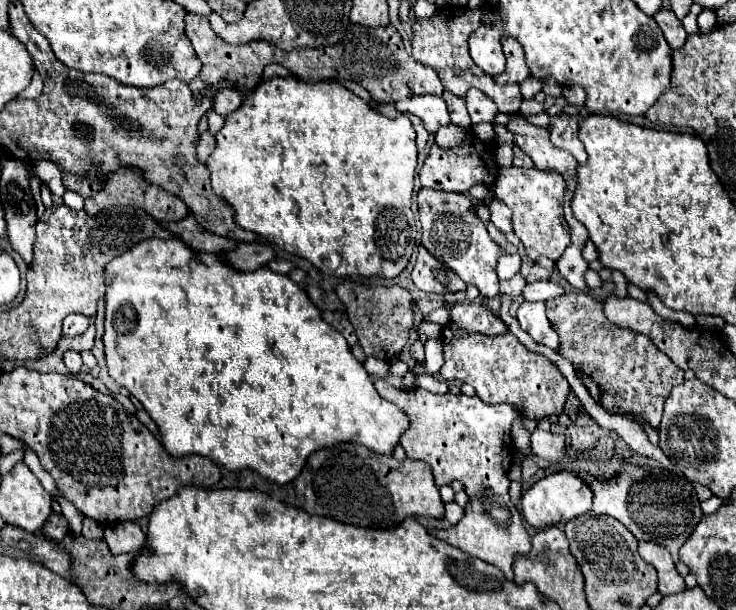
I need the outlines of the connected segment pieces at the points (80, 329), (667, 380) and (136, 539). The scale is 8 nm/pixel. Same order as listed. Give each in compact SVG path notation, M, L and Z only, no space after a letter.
M70 314L64 318L62 324L62 332L66 336L80 336L86 332L86 328L88 328L88 318L82 314Z
M566 292L562 296L550 298L546 302L546 310L548 310L548 320L556 326L556 332L560 336L558 354L568 358L574 364L576 374L584 382L584 386L588 388L590 396L600 406L604 406L608 412L614 412L616 408L624 410L624 412L634 412L634 414L642 416L644 420L648 420L654 428L658 428L660 418L662 418L664 400L668 398L672 386L684 382L684 372L670 358L666 358L650 342L650 338L646 338L644 334L636 334L628 328L620 328L620 326L612 324L604 316L602 304L598 300L594 300L592 296L588 296L586 292Z
M122 522L104 528L104 542L114 554L126 554L126 552L136 554L144 546L144 540L146 534L134 522Z

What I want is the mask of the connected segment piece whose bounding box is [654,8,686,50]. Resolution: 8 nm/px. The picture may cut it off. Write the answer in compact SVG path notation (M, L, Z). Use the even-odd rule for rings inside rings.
M662 8L660 12L656 12L654 20L656 20L658 26L662 28L664 38L666 38L666 42L672 46L672 50L678 50L678 48L686 42L684 26L682 26L682 22L672 14L672 10Z

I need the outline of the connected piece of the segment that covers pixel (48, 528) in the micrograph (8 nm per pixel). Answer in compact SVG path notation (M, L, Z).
M50 514L50 518L42 526L42 534L48 540L56 540L58 542L60 538L64 538L66 532L68 532L68 522L60 514Z

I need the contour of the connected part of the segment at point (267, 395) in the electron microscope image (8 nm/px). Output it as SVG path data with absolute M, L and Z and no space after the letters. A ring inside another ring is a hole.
M150 238L150 240L138 242L136 246L132 246L132 250L116 256L108 264L104 354L106 354L108 374L142 402L144 410L156 422L160 442L162 442L164 450L168 450L168 454L172 454L172 456L200 454L200 456L212 458L214 462L226 466L232 472L250 468L250 470L258 472L260 476L264 476L272 482L278 482L278 484L286 484L292 478L296 478L302 472L302 468L312 452L336 446L340 442L362 444L374 452L392 456L400 436L406 432L406 428L410 424L404 410L396 408L392 402L384 400L376 392L376 388L370 380L370 374L352 356L348 344L344 342L344 336L340 332L332 330L332 326L328 326L322 320L320 310L310 302L308 294L296 282L292 282L288 276L272 272L270 268L258 268L254 272L238 272L238 270L230 268L228 264L224 264L222 258L216 254L188 250L188 246L184 246L178 238L170 238L170 240Z

